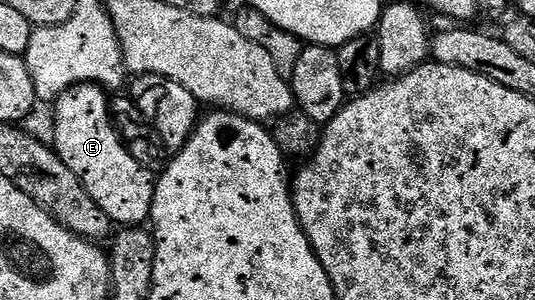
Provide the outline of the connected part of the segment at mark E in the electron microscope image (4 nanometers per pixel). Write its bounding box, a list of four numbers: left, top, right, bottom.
[51,83,154,228]

